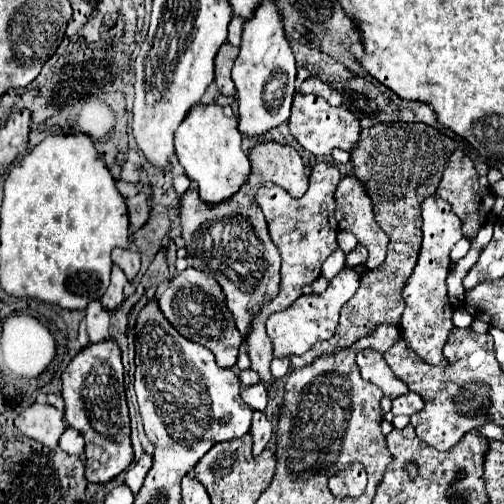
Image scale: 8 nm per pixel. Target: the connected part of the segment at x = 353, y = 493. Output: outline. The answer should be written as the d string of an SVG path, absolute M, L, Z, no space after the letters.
M352 463L328 479L328 487L338 499L360 497L366 489L366 471L360 463Z

